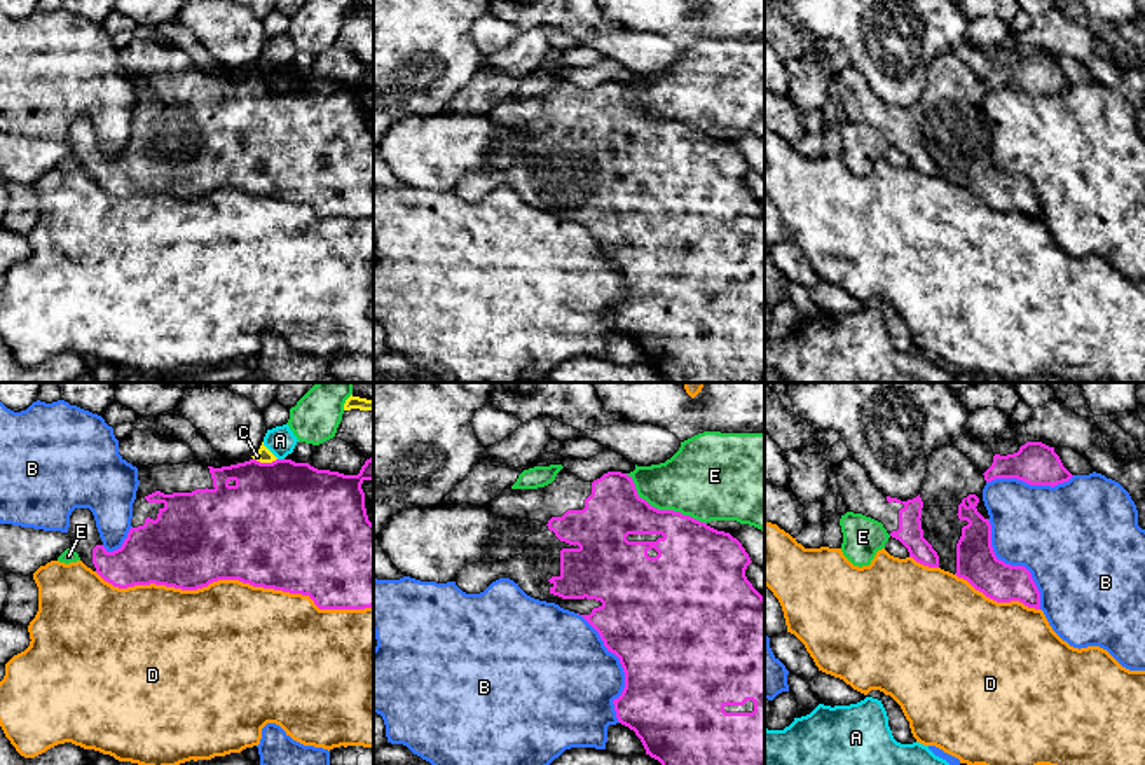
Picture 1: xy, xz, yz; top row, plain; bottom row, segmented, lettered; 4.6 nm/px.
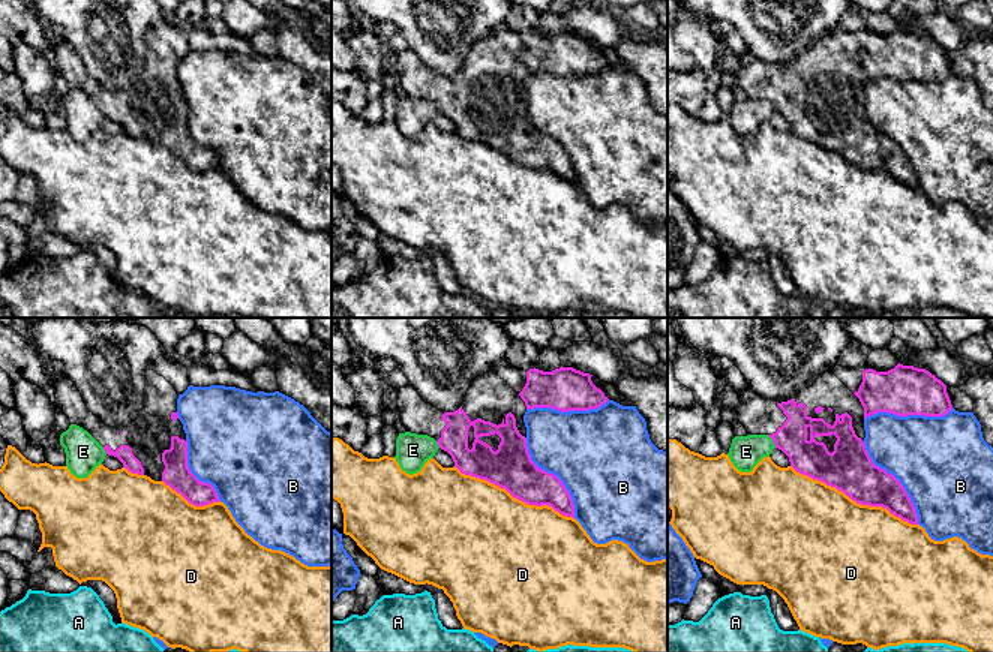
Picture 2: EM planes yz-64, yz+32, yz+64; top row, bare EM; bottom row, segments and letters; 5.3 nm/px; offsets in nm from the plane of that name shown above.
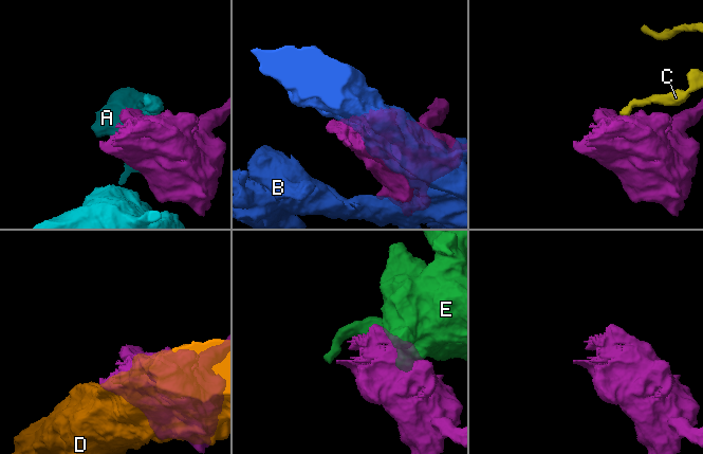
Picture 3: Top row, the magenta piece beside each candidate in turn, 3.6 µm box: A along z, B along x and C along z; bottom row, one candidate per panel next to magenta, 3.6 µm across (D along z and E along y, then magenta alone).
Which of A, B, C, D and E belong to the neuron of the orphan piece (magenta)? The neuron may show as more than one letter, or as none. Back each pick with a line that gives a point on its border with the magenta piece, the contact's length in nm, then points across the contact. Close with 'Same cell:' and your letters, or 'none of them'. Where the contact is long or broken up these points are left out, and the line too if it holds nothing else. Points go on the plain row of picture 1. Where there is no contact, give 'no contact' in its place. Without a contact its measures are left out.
Same cell: none of them

